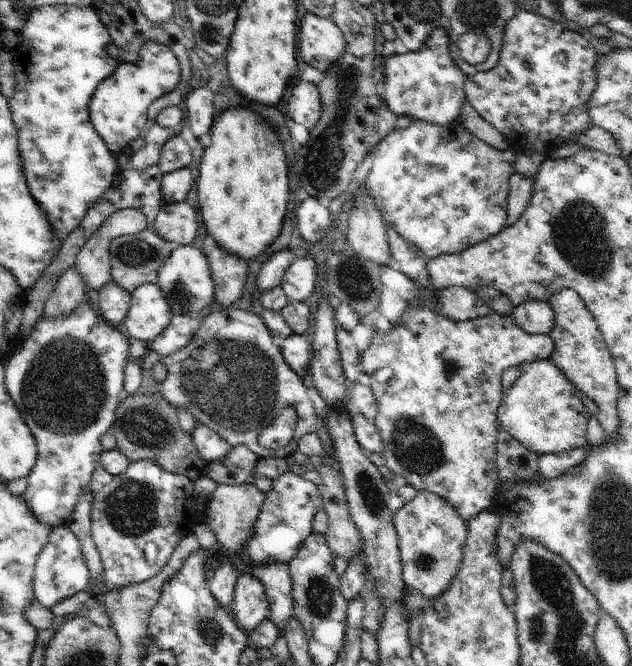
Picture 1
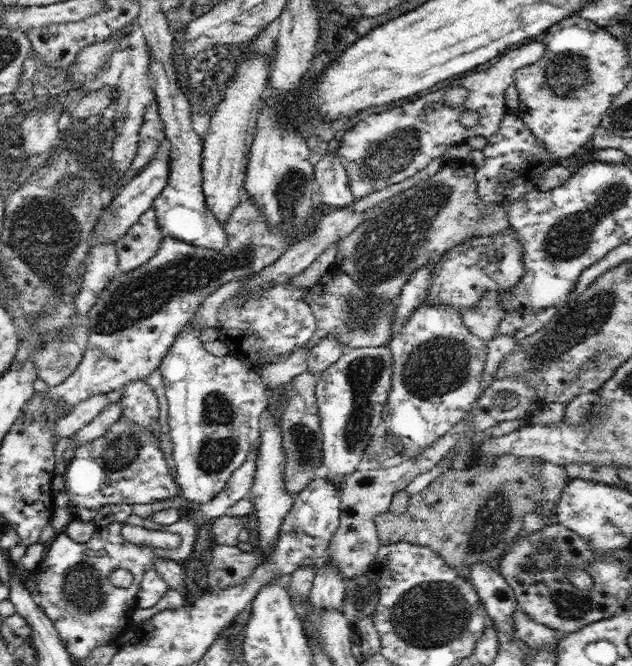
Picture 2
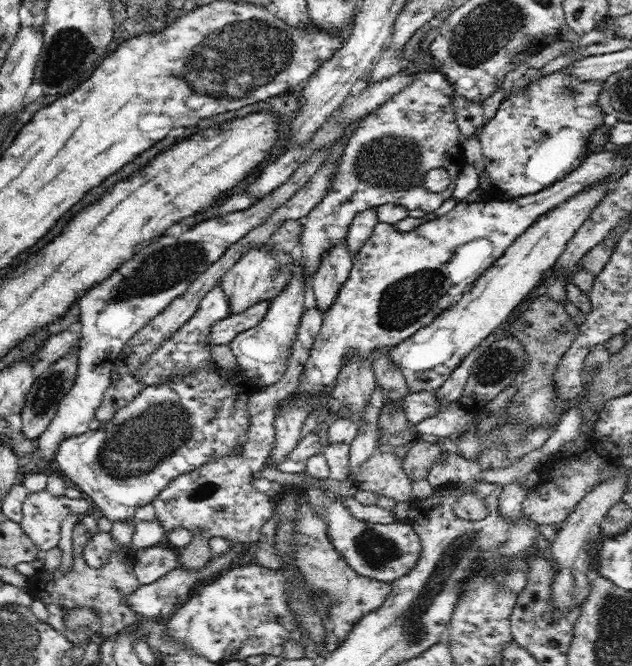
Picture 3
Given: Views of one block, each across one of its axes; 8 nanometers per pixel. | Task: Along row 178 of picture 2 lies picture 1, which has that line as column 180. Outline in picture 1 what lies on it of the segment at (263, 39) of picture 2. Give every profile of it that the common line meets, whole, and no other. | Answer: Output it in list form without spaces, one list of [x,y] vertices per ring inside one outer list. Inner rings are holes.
[[[188,202],[165,203],[155,218],[157,233],[177,245],[191,245],[202,233],[199,213]]]

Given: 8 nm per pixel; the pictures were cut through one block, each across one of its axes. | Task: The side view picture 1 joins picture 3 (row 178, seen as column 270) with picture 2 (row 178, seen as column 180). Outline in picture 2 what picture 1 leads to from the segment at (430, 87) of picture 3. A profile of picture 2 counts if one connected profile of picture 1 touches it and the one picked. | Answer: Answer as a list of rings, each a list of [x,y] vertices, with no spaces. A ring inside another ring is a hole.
[[[530,39],[516,50],[499,57],[498,62],[487,70],[446,80],[439,91],[426,92],[420,98],[404,102],[404,106],[366,116],[343,133],[339,147],[334,149],[342,164],[345,164],[355,200],[358,201],[386,186],[399,184],[414,176],[419,170],[426,168],[431,160],[440,158],[452,145],[466,143],[472,136],[488,138],[498,132],[502,118],[510,112],[504,94],[509,86],[515,84],[514,74],[520,68],[538,62],[544,56],[544,52],[546,45],[543,41]],[[458,85],[466,89],[468,96],[462,104],[453,109],[444,103],[442,97],[445,96],[448,87]],[[468,111],[476,112],[481,117],[475,128],[464,128],[460,124],[461,113]]]

